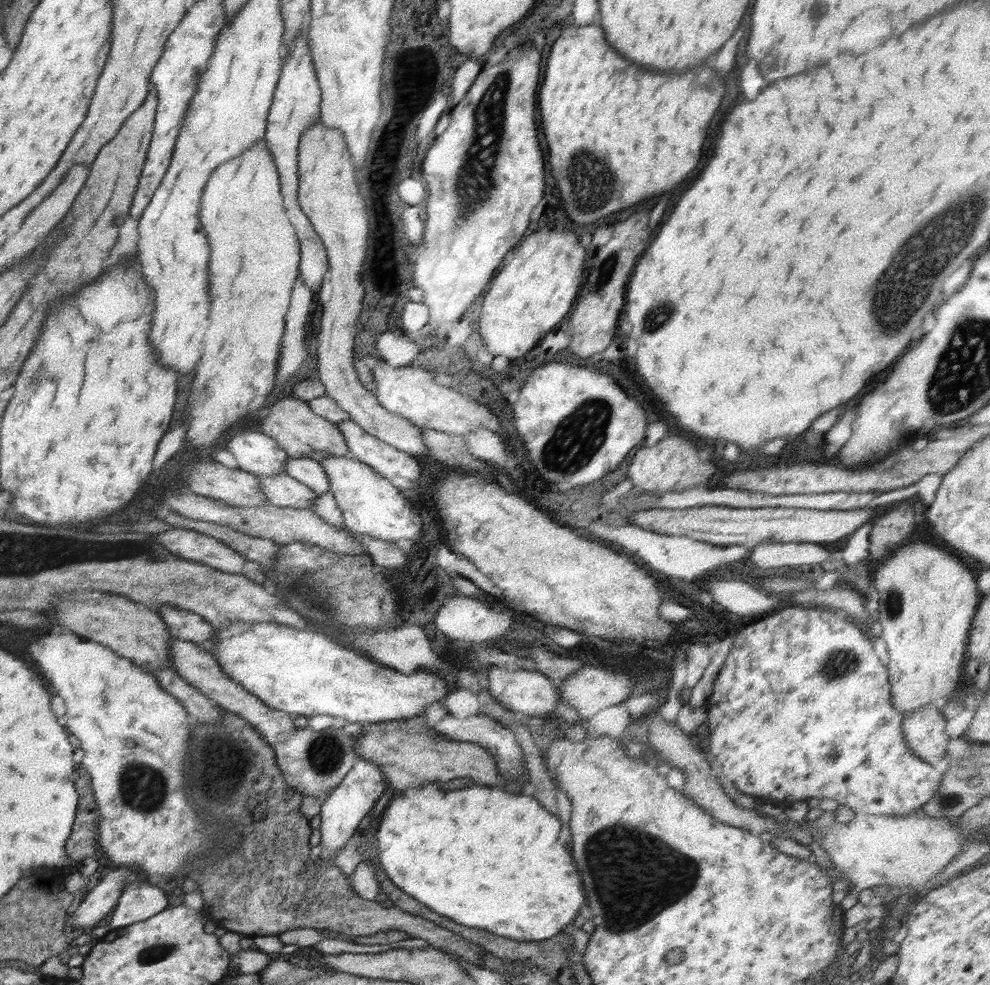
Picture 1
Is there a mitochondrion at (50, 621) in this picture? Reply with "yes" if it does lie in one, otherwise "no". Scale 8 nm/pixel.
no

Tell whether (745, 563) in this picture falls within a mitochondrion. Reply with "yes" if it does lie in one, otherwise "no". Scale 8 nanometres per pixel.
no

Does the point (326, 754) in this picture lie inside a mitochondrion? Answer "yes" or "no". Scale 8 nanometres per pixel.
yes

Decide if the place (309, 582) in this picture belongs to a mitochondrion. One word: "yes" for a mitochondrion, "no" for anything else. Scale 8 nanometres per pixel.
yes

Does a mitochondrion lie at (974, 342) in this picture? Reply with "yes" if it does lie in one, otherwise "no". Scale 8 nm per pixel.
yes

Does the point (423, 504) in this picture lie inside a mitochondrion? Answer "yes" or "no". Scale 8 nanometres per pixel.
no

